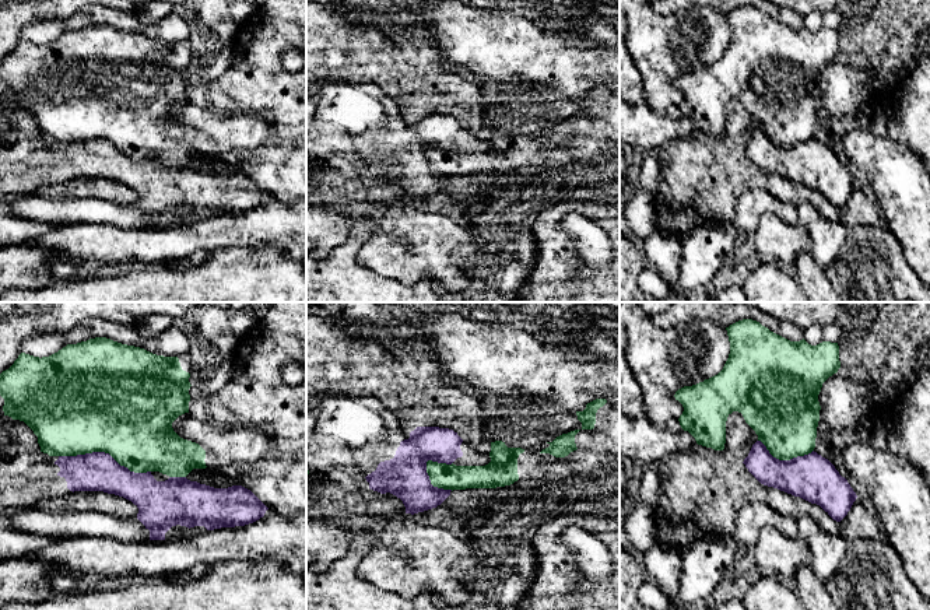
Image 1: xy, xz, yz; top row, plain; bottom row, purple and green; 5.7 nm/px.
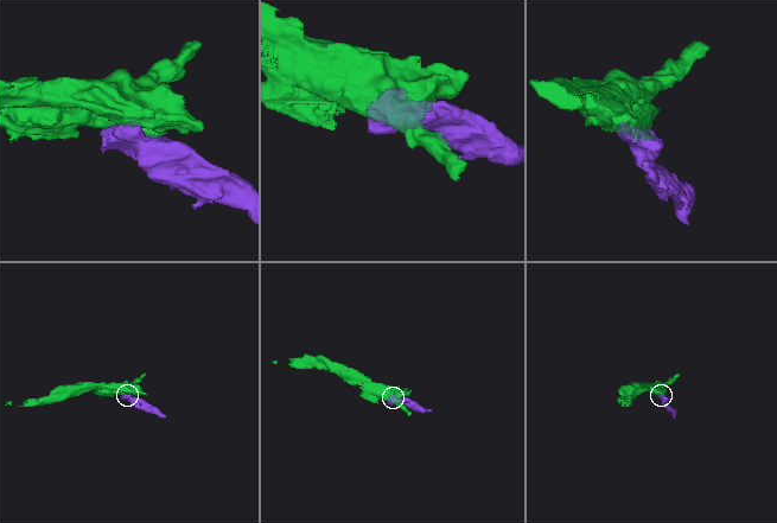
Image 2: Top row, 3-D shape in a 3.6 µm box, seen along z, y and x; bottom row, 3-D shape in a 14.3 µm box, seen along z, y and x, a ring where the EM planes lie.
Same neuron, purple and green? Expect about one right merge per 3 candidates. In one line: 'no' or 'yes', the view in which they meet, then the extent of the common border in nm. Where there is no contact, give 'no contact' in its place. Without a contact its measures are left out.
no; contact in xy; length 550 nm

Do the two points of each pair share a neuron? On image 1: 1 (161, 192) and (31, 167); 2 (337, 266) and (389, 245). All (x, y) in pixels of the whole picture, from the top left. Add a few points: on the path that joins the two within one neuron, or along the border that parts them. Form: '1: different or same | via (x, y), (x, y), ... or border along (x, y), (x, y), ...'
1: same | via (129, 171), (116, 165), (63, 165)
2: different | border along (376, 234), (361, 248), (357, 262), (383, 276)

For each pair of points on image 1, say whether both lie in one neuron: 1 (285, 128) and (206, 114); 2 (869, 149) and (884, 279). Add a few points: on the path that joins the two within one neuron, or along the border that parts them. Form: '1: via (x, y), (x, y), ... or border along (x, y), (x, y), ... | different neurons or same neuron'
1: border along (273, 128), (274, 139) | different neurons
2: border along (887, 227), (899, 244), (904, 255) | different neurons

